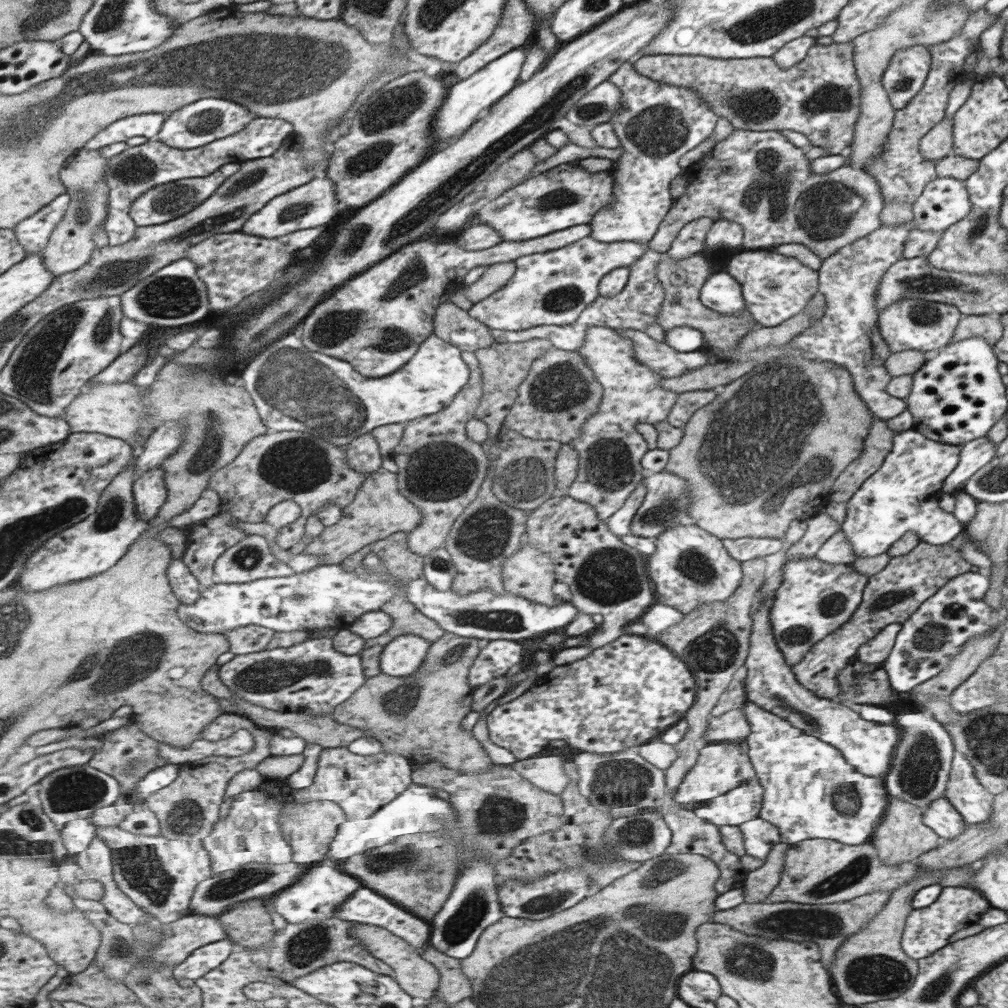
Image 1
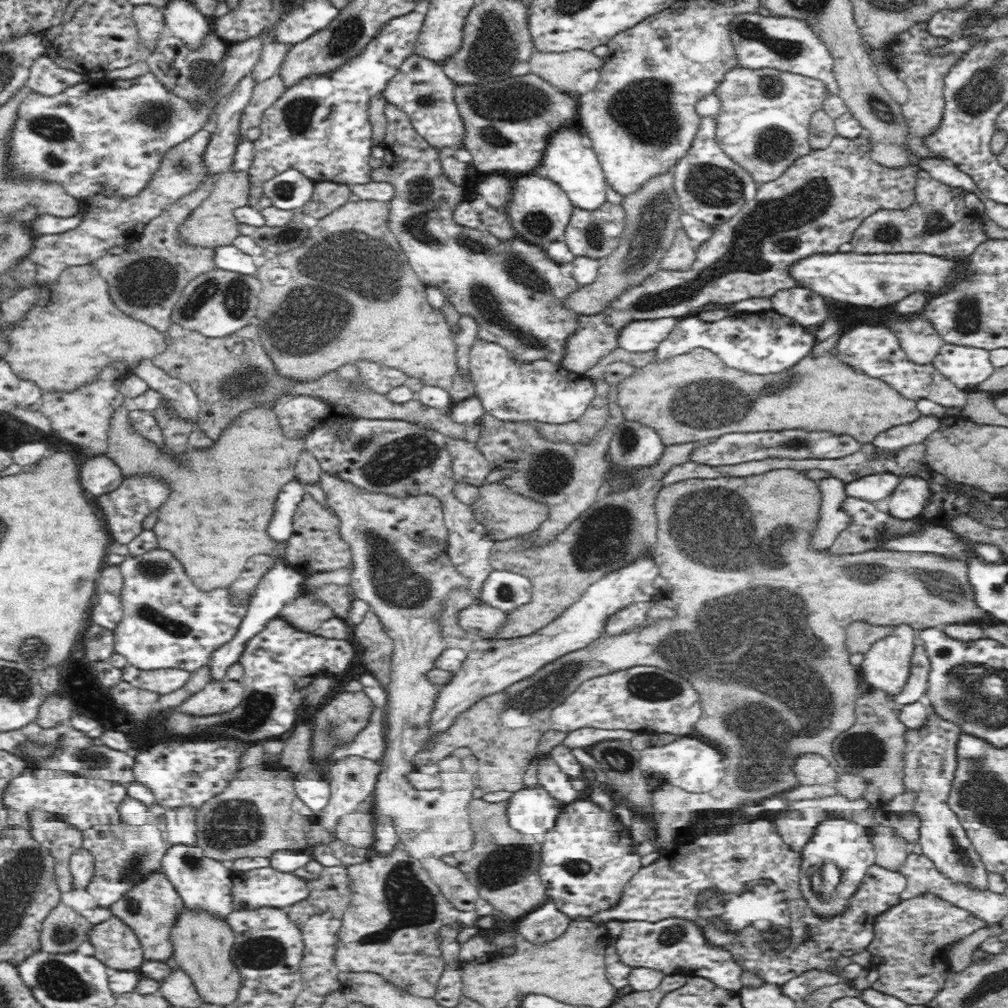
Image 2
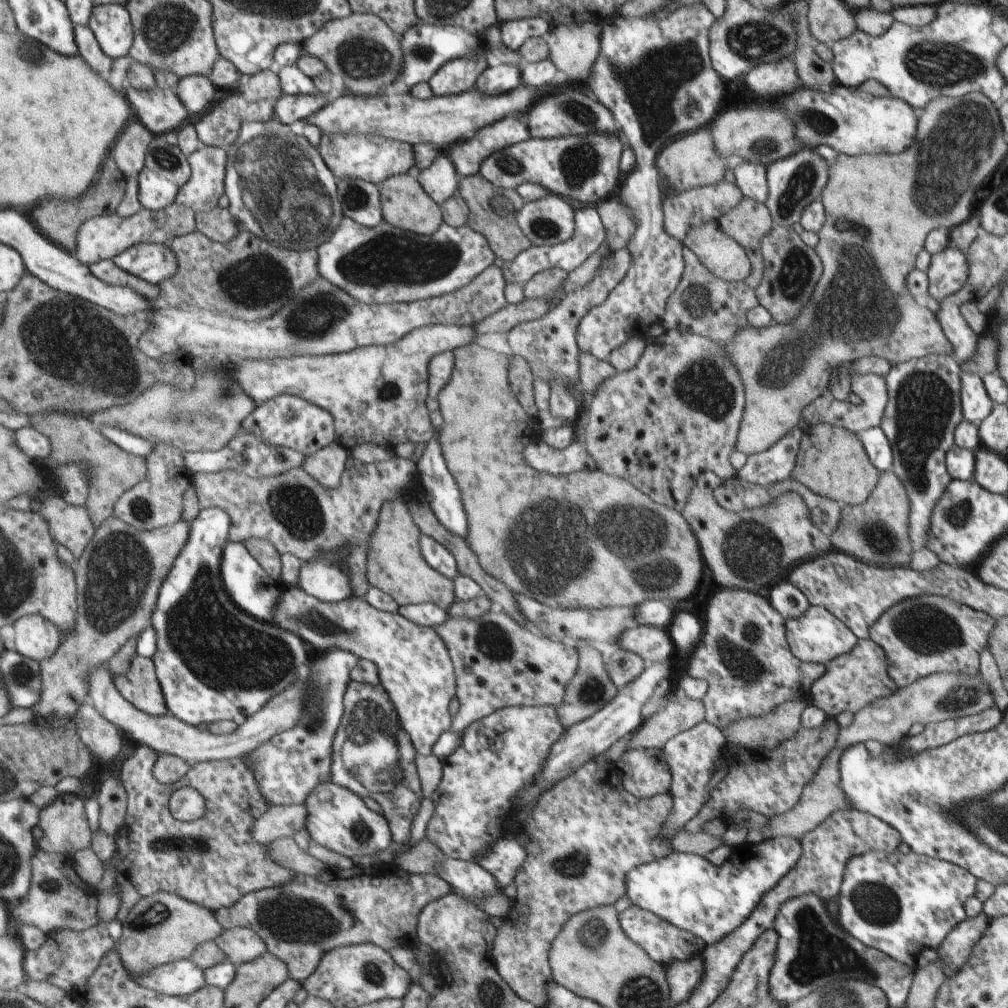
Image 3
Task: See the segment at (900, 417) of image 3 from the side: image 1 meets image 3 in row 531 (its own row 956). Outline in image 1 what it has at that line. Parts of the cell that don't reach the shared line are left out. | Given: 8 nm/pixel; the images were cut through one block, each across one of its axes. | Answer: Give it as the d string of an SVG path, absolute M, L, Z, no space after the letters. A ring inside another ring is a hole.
M945 888L945 890L941 890L941 894L937 896L937 900L933 904L919 908L919 910L911 910L907 914L903 936L901 936L903 954L915 962L929 958L933 952L939 952L941 948L945 948L949 944L949 938L957 930L963 930L963 928L969 928L971 924L977 924L979 918L989 908L991 906L987 904L987 900L975 890L967 890L967 888Z

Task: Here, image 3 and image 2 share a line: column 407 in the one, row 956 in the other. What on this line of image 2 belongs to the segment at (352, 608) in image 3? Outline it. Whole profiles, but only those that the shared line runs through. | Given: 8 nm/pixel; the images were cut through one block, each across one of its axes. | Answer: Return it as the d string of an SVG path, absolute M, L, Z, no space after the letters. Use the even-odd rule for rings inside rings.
M666 918L658 922L622 922L622 934L614 938L618 956L622 964L630 968L652 968L658 972L664 972L666 976L700 976L706 978L720 988L740 992L744 988L742 984L742 964L734 958L734 954L726 948L708 944L708 936L702 932L704 926L696 926L692 920L676 920Z

